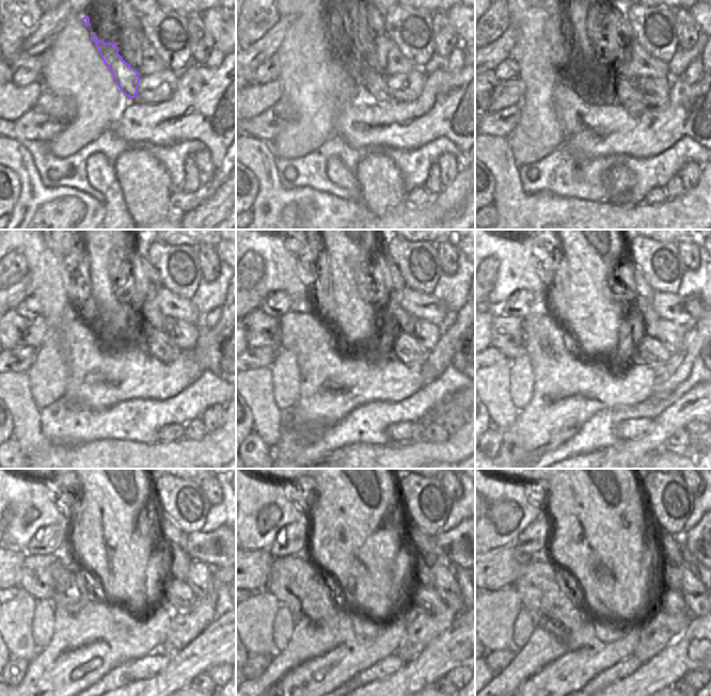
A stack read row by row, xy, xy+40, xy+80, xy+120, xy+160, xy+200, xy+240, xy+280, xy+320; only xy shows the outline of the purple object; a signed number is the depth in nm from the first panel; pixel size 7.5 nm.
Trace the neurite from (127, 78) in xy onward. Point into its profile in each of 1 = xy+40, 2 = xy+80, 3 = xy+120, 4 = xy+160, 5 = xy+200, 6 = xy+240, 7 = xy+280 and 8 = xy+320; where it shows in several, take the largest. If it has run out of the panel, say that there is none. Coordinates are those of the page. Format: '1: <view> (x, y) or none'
1: xy+40 (373, 83)
2: xy+80 (625, 93)
3: xy+120 (156, 343)
4: xy+160 (405, 348)
5: xy+200 (648, 350)
6: xy+240 (177, 594)
7: xy+280 (423, 598)
8: xy+320 (670, 601)

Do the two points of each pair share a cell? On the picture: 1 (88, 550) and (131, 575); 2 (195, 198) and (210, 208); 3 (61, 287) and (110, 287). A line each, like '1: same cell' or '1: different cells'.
1: same cell
2: different cells
3: different cells

